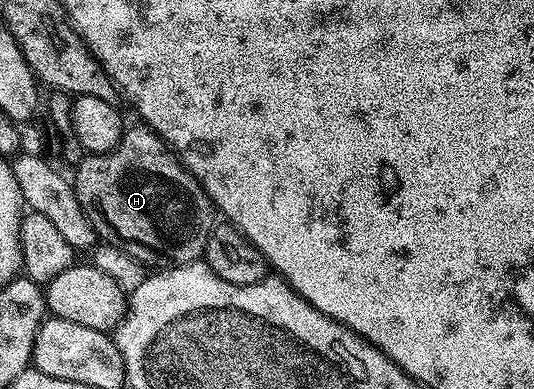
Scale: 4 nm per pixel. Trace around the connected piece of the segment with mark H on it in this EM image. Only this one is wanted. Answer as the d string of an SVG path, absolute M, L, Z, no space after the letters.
M127 127L111 152L86 154L78 160L72 175L76 198L99 237L108 244L121 241L141 264L173 266L202 260L216 223L214 203L170 145L151 128L137 127Z

